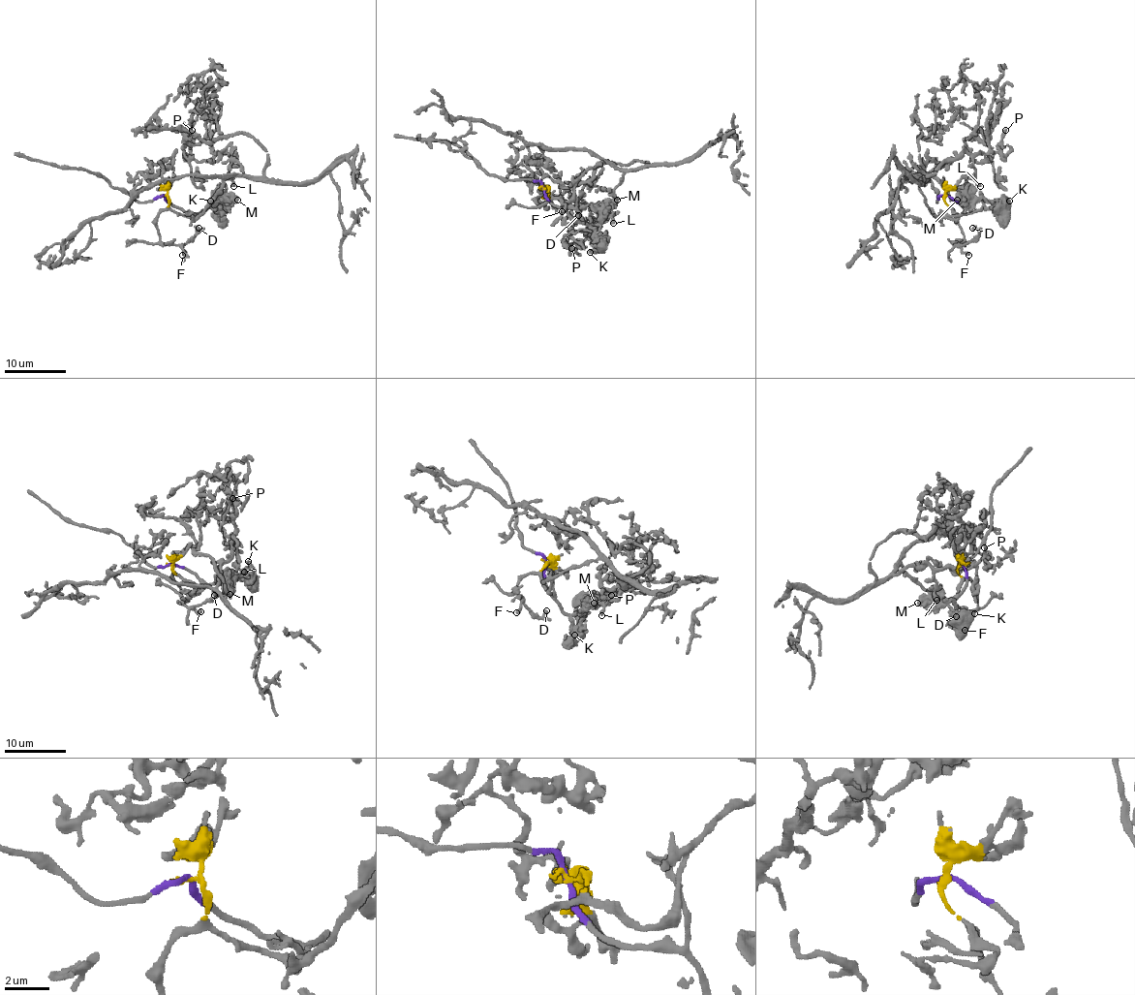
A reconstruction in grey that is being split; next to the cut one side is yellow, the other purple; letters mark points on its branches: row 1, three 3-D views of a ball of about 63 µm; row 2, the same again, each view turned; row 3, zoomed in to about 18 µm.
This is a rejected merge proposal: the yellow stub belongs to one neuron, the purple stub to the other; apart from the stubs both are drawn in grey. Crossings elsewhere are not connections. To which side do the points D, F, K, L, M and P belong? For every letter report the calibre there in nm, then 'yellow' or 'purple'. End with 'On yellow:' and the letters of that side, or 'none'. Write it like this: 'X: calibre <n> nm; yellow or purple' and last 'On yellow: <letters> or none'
D: calibre 360 nm; yellow
F: calibre 360 nm; yellow
K: calibre 440 nm; purple
L: calibre 360 nm; yellow
M: calibre 750 nm; purple
P: calibre 280 nm; yellow
On yellow: D, F, L, P

